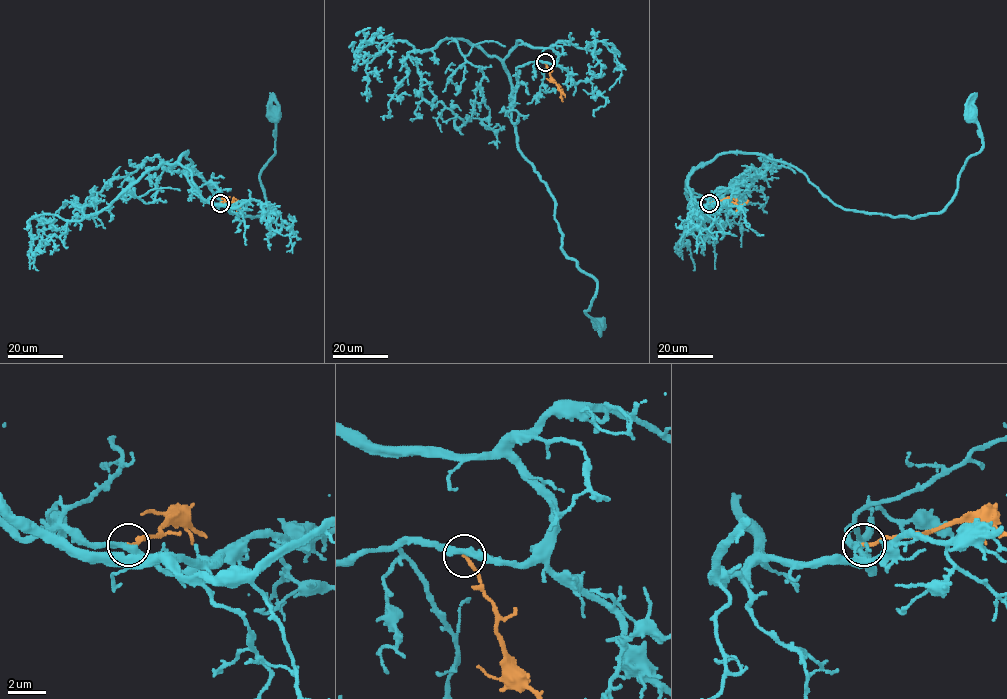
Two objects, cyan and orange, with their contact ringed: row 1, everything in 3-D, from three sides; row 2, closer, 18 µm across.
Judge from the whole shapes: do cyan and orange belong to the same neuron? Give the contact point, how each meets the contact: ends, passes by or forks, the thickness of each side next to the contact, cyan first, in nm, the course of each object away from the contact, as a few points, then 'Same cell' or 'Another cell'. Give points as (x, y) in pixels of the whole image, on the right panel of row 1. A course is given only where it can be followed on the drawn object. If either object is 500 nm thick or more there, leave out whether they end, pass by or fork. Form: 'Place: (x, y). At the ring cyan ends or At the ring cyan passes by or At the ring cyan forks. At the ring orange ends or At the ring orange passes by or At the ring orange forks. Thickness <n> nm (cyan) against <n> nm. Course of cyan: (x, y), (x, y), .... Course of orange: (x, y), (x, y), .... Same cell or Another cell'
Place: (709, 203). At the ring cyan passes by. At the ring orange ends. Thickness 320 nm (cyan) against 180 nm. Course of cyan: (709, 203), (695, 205), (689, 175), (732, 152), (796, 166), (846, 209), (940, 212), (982, 146), (970, 116). Course of orange: (710, 203), (728, 199), (742, 208), (744, 214). Same cell

